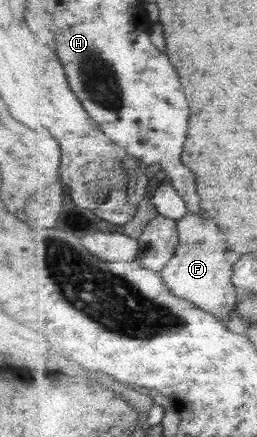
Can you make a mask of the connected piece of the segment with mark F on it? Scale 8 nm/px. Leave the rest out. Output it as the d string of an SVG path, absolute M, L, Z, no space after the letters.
M187 213L177 221L179 245L175 257L163 268L162 276L168 289L175 297L181 297L191 303L215 314L225 325L231 323L233 312L237 307L238 289L234 284L234 257L230 251L227 235L217 227L213 219L197 217Z

